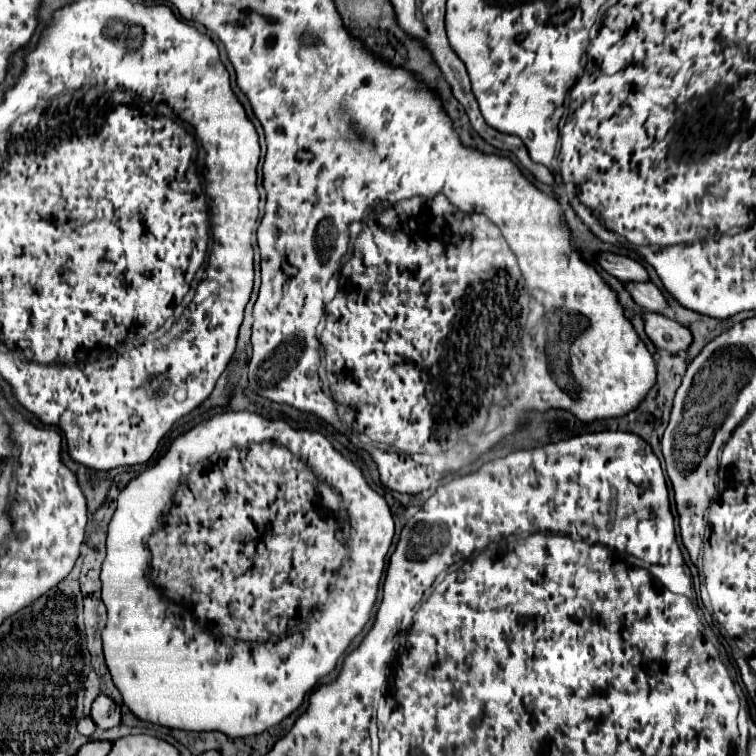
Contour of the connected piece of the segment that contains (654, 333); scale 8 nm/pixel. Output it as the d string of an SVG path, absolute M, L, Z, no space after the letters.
M646 312L644 322L646 322L646 334L656 348L660 350L664 348L670 354L686 352L690 348L692 332L680 322L654 312Z

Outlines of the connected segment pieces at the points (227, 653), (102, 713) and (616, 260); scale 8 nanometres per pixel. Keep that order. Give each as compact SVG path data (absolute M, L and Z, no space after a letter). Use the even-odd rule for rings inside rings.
M226 412L226 414L218 414L218 416L214 416L214 418L210 418L210 420L206 420L206 422L200 422L200 424L198 424L198 426L194 426L194 428L192 428L192 430L188 430L188 432L186 432L186 434L182 434L182 436L178 436L178 438L176 438L176 440L174 440L174 442L172 442L172 444L170 444L170 448L168 448L168 452L166 452L166 454L164 454L164 456L162 456L162 458L160 458L160 460L158 460L158 462L156 462L156 466L152 466L152 468L150 468L150 470L146 470L146 472L142 472L142 474L140 474L140 476L138 476L138 478L134 478L134 480L130 480L130 482L128 482L128 486L126 486L126 488L124 488L124 490L122 490L122 492L120 492L120 496L118 496L118 508L116 508L116 512L114 512L114 516L112 516L112 520L110 520L110 526L108 526L108 542L106 542L106 544L108 544L108 554L106 554L106 560L104 560L104 564L102 564L102 574L100 574L100 580L102 580L102 600L104 600L104 604L106 604L106 608L108 608L108 624L106 624L106 628L104 628L104 632L102 632L102 640L104 640L104 656L106 656L106 664L108 664L108 668L110 668L110 674L112 674L112 680L114 680L114 684L116 684L116 686L118 686L118 690L120 690L120 694L122 694L122 698L124 698L124 704L128 704L128 708L130 708L130 710L132 710L132 712L134 712L134 714L136 714L136 716L138 716L138 718L140 718L140 720L148 720L148 722L154 722L154 724L162 724L162 726L168 726L168 728L184 728L184 730L194 730L194 732L202 732L202 730L220 730L220 732L224 732L224 734L228 734L228 736L232 736L232 738L242 738L242 736L252 736L252 734L260 734L260 732L264 732L264 730L268 730L268 728L272 728L272 726L276 726L276 724L280 724L280 722L282 722L282 720L284 720L284 718L286 718L286 716L288 716L288 714L292 714L292 712L294 712L294 710L296 710L296 708L298 708L298 706L300 706L300 704L302 704L302 700L304 700L304 698L306 698L306 696L308 696L308 694L310 694L310 692L312 692L312 690L314 690L314 688L316 688L316 686L318 686L318 684L320 684L320 678L324 678L324 676L326 676L326 674L330 674L330 672L332 672L332 670L334 670L334 666L336 666L336 662L338 662L338 658L340 658L340 656L342 656L342 654L344 654L344 650L346 650L346 648L348 648L348 644L350 644L350 642L352 642L352 638L354 638L354 636L356 636L356 634L358 634L358 632L360 632L360 630L362 630L362 628L364 628L364 624L366 624L366 622L368 622L368 620L370 620L370 614L372 614L372 606L374 606L374 602L376 602L376 594L378 594L378 586L380 586L380 578L382 578L382 572L384 572L384 556L386 556L386 552L388 552L388 548L390 548L390 544L392 544L392 538L394 538L394 520L392 520L392 514L390 514L390 508L388 508L388 504L386 504L386 500L384 500L384 498L382 498L382 496L380 496L380 494L376 494L376 492L374 492L374 490L372 490L372 488L370 488L370 486L368 486L368 484L366 484L366 480L364 480L364 476L362 476L362 470L360 470L360 468L358 468L358 466L356 466L356 464L354 464L354 462L350 462L350 460L346 460L346 458L344 458L344 456L342 456L342 454L338 454L338 452L336 452L336 450L334 450L334 448L332 448L332 444L330 444L330 442L328 442L328 440L326 440L326 438L324 438L324 436L322 436L322 434L320 434L320 432L312 432L312 430L292 430L292 428L290 428L290 426L288 426L288 424L286 424L286 422L284 422L284 420L278 420L278 422L268 422L268 420L266 420L266 418L262 418L262 416L260 416L260 414L254 414L254 412ZM200 470L205 470L205 471L204 471L204 473L203 473L203 474L204 474L204 475L205 475L205 479L208 479L208 480L206 480L206 482L194 482L194 474L200 474ZM168 490L176 490L176 492L174 492L174 496L172 496L172 510L170 510L170 506L168 506L168 518L164 518L164 520L162 520L162 516L164 516L164 508L166 508L166 504L170 504L170 500L168 500ZM340 498L342 498L342 504L340 504L340 508L342 508L342 510L344 510L344 512L346 512L346 518L348 518L348 524L350 524L350 534L348 534L348 530L344 530L344 524L340 524L340 520L338 520L338 514L340 514L340 510L338 510L338 502L340 502ZM138 528L154 528L154 530L156 530L156 534L152 534L152 532L154 532L154 530L150 530L150 536L152 536L152 538L150 538L150 536L146 536L146 534L148 534L148 530L142 530L142 532L140 532L140 530L138 530ZM346 554L348 554L348 562L346 562L346 564L344 564L344 566L342 566L342 560L344 560L344 558L346 558ZM336 572L338 572L338 588L336 588L336 590L338 590L338 596L334 596L334 598L332 598L332 596L330 596L330 592L332 592L332 590L334 590L334 588L332 588L332 586L334 586L334 584L336 584L336 582L334 582L334 580L336 580ZM302 622L306 622L306 624L308 624L308 626L306 626L306 628L304 628L304 632L298 632L298 628L300 628L300 624L302 624Z
M100 694L92 704L92 718L98 722L98 728L112 728L120 724L120 706L110 698Z
M600 254L598 262L608 274L616 276L622 282L648 282L646 268L640 262L636 262L636 260L628 258L628 256Z

